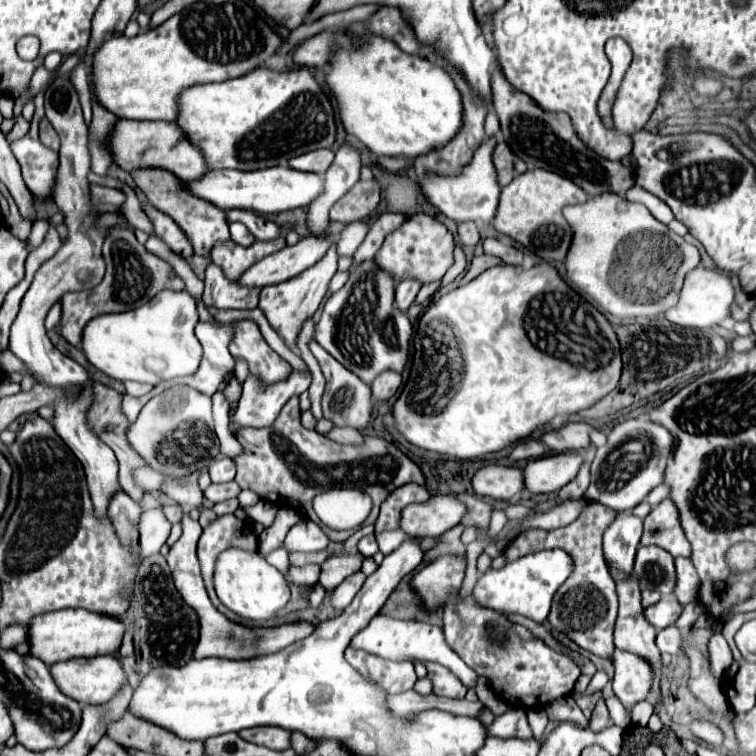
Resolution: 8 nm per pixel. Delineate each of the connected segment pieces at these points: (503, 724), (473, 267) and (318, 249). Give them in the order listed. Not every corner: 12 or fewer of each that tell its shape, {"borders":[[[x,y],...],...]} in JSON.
{"borders":[[[524,708],[496,716],[488,734],[498,738],[532,738]],[[488,254],[474,256],[462,284],[474,280],[484,270],[500,264]],[[306,236],[252,264],[236,282],[264,288],[316,264],[332,238]]]}

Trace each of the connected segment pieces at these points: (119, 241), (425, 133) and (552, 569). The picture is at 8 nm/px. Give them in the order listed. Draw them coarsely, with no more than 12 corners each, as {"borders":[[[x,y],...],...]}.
{"borders":[[[130,230],[104,242],[106,276],[62,296],[62,336],[78,346],[88,320],[184,290],[172,266]],[[368,38],[326,70],[346,134],[416,158],[462,126],[446,70]],[[564,550],[488,570],[476,604],[544,622],[572,572]]]}

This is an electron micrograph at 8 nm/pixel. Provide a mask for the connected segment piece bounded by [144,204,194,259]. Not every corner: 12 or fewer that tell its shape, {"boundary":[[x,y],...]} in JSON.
{"boundary":[[144,206],[154,232],[186,259],[194,254],[186,234],[168,214]]}

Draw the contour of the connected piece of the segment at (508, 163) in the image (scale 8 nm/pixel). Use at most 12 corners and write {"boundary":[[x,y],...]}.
{"boundary":[[502,140],[494,150],[500,186],[514,180],[516,156]]}

